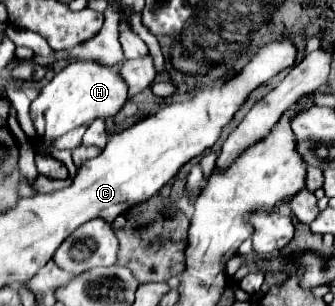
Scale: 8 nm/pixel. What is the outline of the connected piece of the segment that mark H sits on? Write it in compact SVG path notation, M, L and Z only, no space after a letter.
M75 61L59 71L49 83L43 85L39 95L31 103L31 115L35 121L35 131L39 137L51 133L51 137L61 137L63 133L91 123L95 119L107 119L117 115L117 111L127 101L127 85L117 71L95 61Z

